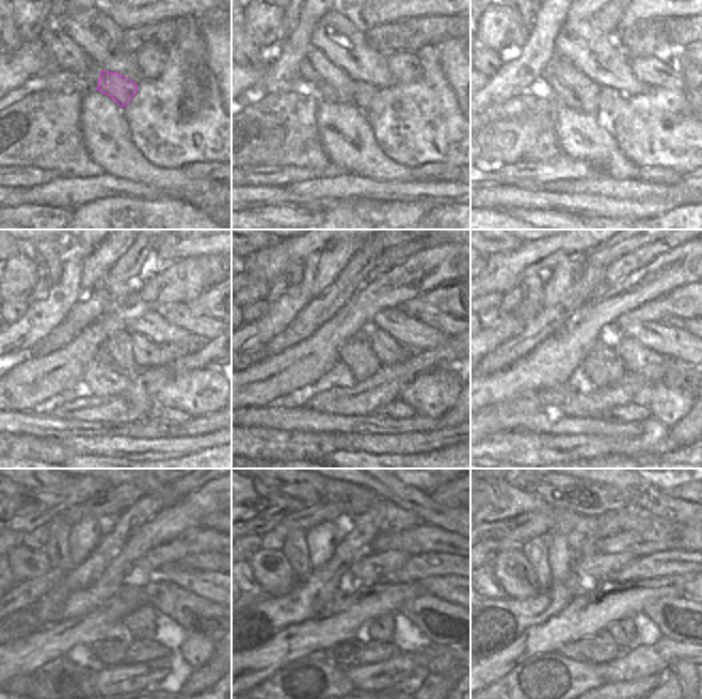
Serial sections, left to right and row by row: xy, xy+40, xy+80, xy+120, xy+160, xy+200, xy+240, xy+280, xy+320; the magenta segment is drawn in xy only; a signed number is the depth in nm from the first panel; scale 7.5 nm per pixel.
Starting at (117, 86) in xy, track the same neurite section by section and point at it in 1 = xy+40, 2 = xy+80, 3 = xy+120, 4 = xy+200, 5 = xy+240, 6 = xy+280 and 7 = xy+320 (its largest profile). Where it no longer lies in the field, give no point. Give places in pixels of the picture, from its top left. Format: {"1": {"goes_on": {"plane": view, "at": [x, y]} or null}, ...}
{"1": {"goes_on": {"plane": "xy+40", "at": [364, 93]}}, "2": {"goes_on": {"plane": "xy+80", "at": [611, 101]}}, "3": {"goes_on": {"plane": "xy+120", "at": [147, 353]}}, "4": {"goes_on": {"plane": "xy+200", "at": [673, 372]}}, "5": {"goes_on": {"plane": "xy+240", "at": [196, 615]}}, "6": {"goes_on": {"plane": "xy+280", "at": [446, 623]}}, "7": {"goes_on": {"plane": "xy+320", "at": [681, 620]}}}

